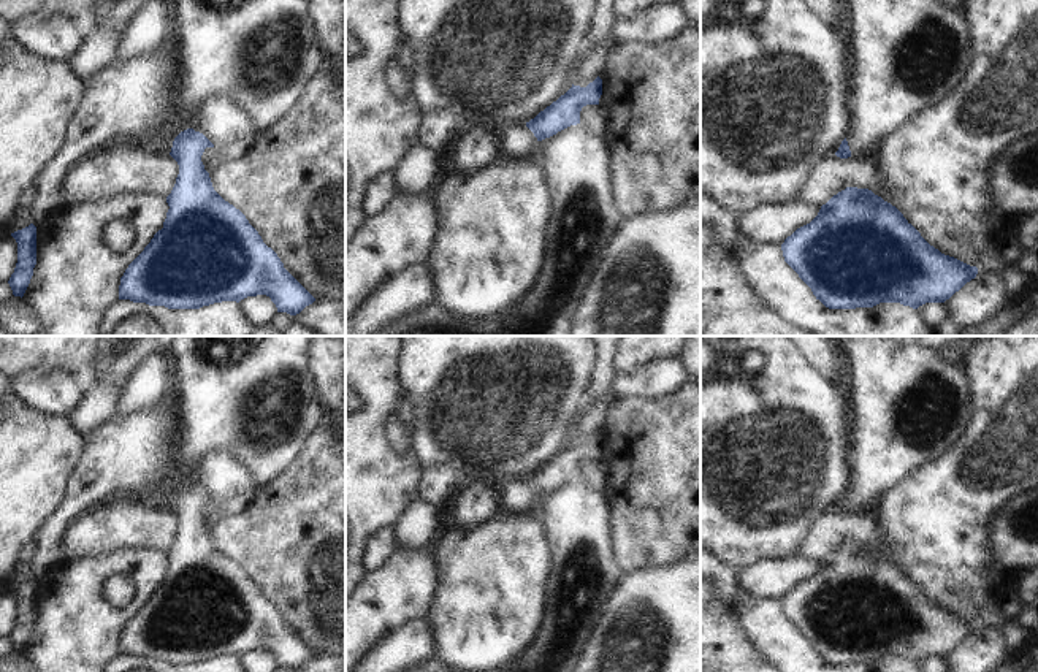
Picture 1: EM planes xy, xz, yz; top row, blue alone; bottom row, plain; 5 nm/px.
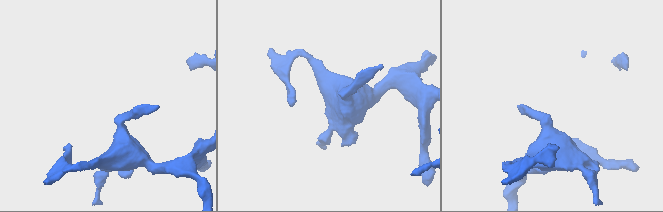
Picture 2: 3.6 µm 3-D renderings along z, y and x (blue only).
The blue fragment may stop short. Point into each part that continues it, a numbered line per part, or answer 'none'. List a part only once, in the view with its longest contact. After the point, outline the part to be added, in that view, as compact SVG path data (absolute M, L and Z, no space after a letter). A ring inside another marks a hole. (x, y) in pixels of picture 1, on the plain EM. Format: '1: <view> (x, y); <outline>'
1: xy (162, 498); M160 488L149 498L149 504L154 507L168 510L171 507L173 496L176 491L177 490L168 491Z

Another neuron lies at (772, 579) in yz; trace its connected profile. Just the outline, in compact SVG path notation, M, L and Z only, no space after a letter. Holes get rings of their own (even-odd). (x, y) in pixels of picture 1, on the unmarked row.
M762 559L738 572L738 583L753 598L783 599L797 583L810 578L821 563L811 559Z

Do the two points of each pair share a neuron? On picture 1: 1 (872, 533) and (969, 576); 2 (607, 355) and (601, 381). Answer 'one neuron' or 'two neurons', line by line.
1: two neurons
2: one neuron

